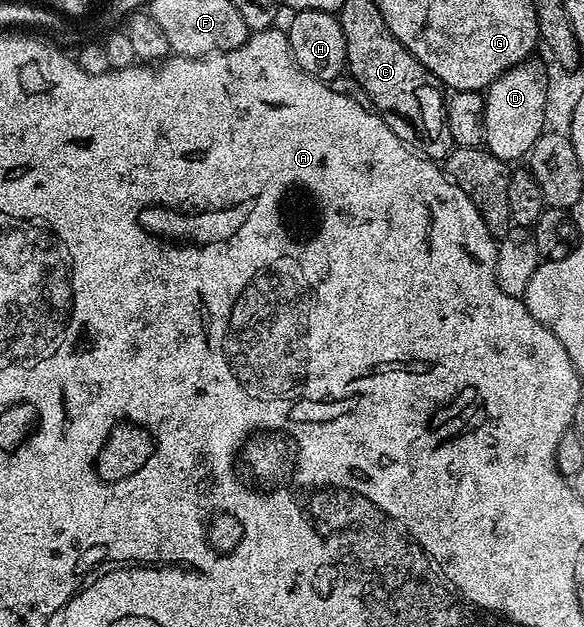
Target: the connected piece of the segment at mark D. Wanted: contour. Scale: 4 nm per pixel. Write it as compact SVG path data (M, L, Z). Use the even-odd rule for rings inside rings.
M528 58L508 68L485 89L485 138L487 151L497 158L522 161L544 131L546 70L539 58Z

